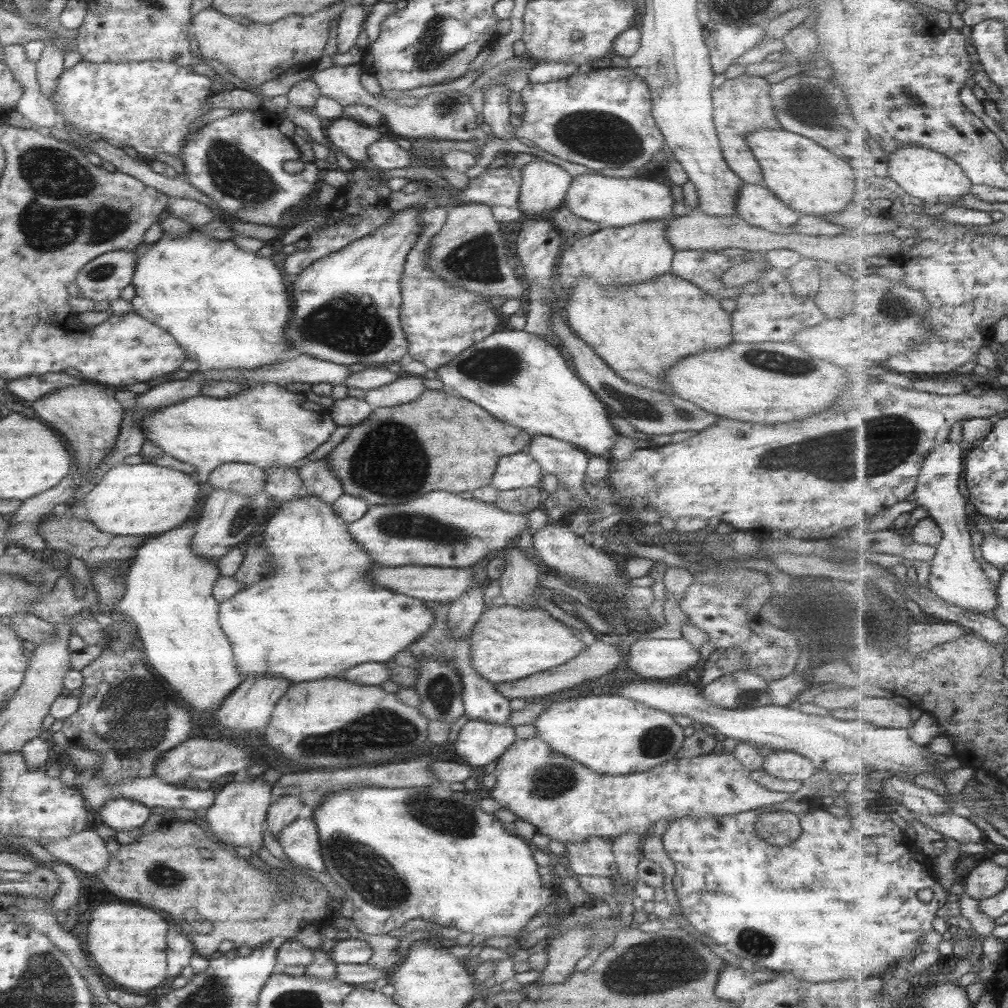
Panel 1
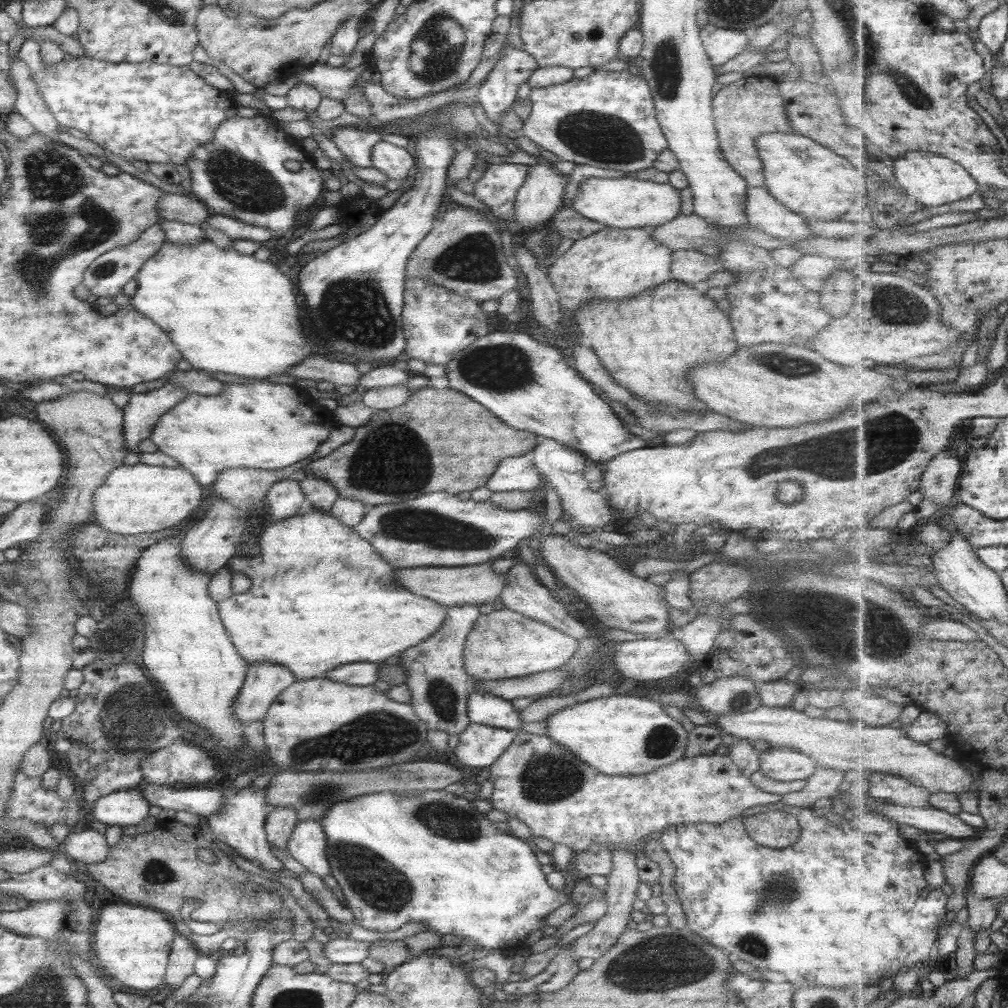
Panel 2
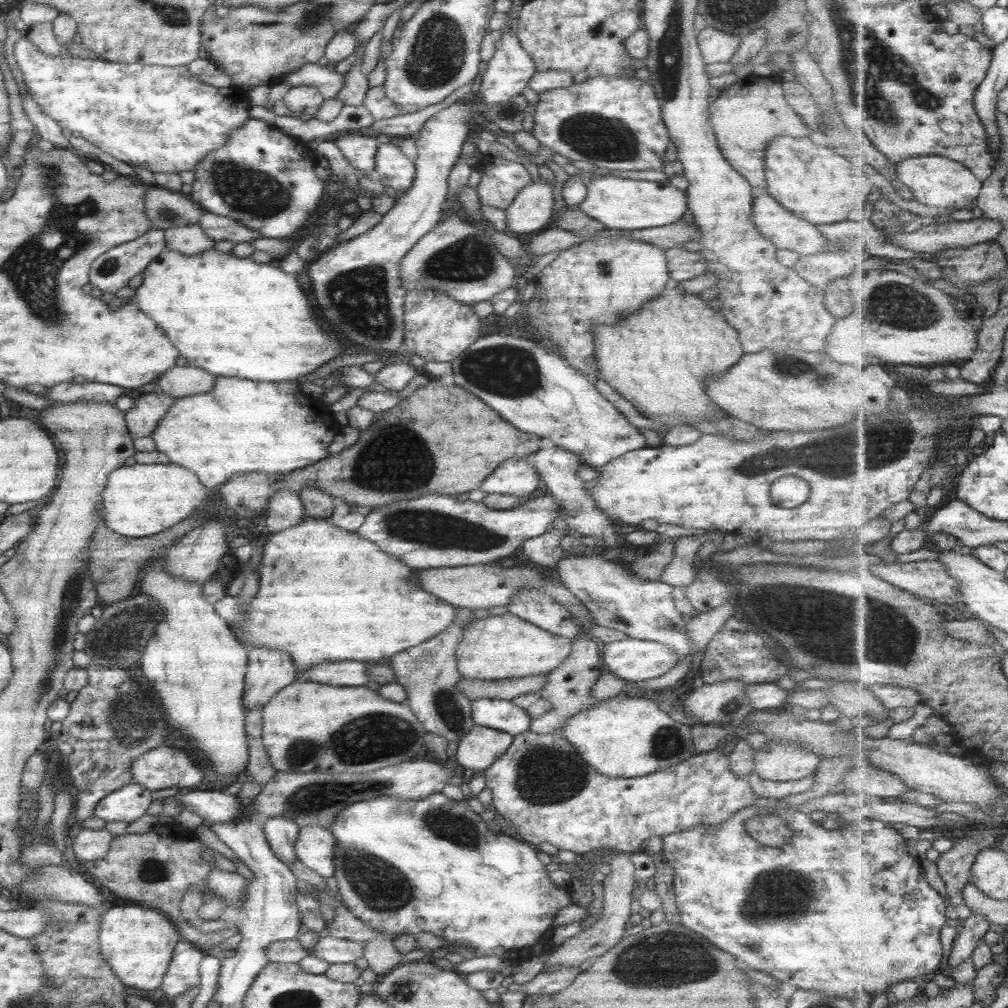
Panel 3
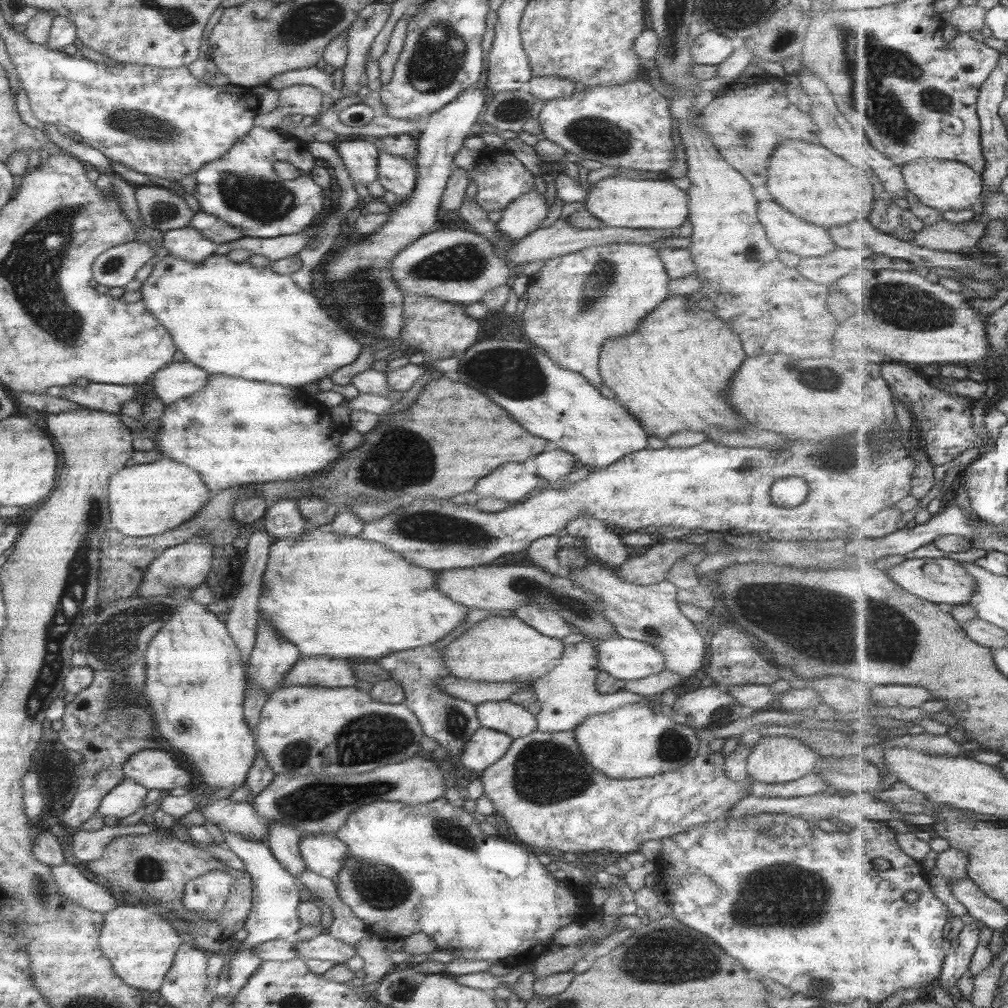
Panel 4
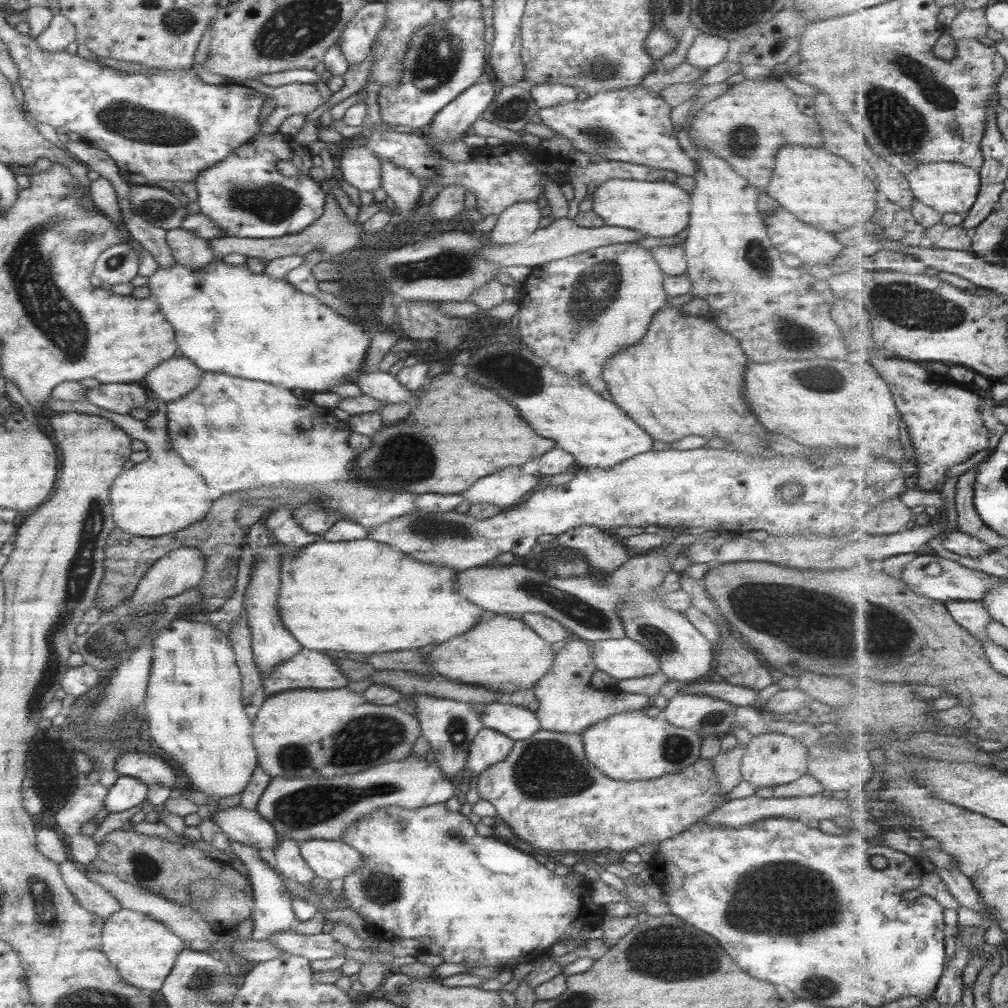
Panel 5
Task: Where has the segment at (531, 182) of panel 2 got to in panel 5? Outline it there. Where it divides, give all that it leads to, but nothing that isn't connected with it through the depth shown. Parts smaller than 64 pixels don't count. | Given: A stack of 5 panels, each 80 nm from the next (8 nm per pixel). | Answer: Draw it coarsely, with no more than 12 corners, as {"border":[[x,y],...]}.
{"border":[[514,202],[497,215],[489,245],[520,242],[539,228],[537,203]]}

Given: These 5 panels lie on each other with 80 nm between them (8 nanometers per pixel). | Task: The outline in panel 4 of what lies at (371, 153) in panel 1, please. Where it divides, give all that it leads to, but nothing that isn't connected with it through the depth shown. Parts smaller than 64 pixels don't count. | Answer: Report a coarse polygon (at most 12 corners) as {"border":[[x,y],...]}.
{"border":[[379,152],[376,181],[405,202],[415,186],[413,163]]}

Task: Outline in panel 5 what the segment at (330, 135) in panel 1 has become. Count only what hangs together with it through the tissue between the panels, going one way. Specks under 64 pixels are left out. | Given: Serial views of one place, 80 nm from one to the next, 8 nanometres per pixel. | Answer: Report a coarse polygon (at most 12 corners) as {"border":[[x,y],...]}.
{"border":[[359,142],[341,153],[338,180],[380,188],[380,162]]}

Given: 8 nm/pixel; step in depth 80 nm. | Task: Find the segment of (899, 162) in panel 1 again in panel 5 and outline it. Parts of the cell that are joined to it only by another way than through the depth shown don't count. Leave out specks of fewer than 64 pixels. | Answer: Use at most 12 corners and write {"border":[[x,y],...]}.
{"border":[[927,162],[909,179],[915,198],[942,215],[970,211],[980,171]]}

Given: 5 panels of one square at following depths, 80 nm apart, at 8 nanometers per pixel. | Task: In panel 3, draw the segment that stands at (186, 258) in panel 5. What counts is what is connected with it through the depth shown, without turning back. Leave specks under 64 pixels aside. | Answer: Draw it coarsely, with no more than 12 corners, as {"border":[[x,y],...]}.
{"border":[[196,224],[163,231],[165,249],[183,255],[212,249]]}

